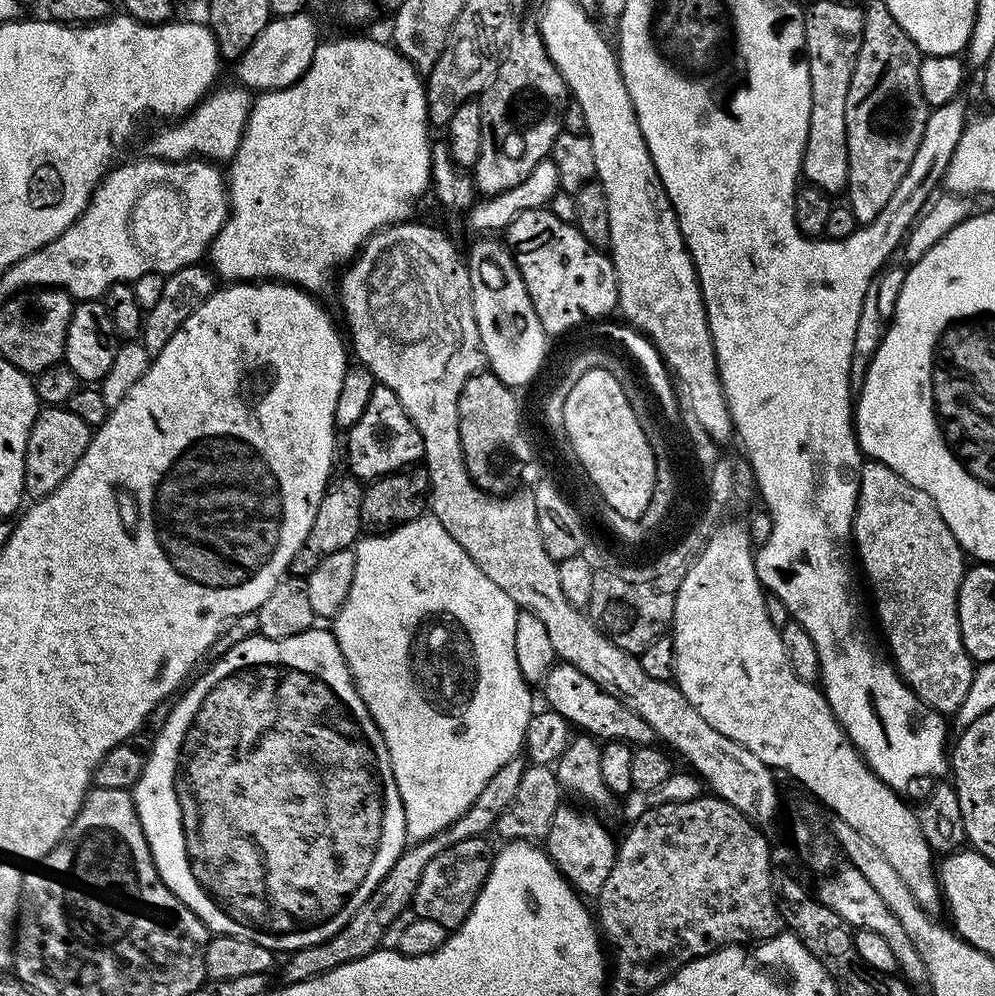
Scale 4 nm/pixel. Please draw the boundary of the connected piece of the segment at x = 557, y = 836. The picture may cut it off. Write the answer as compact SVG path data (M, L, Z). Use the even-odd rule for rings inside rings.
M561 806L557 810L555 823L550 826L549 834L542 844L556 869L581 896L599 896L616 861L618 840L617 837L612 837L611 830L598 817L591 816L588 812L579 812L576 808Z

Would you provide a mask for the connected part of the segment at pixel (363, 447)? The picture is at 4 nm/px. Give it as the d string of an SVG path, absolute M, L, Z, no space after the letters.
M377 384L374 394L370 394L370 402L366 405L366 410L354 422L354 426L347 429L348 436L348 468L355 479L361 482L371 482L377 480L379 476L388 476L391 472L407 470L417 463L424 455L422 446L422 434L418 434L418 426L410 422L406 410L402 410L402 402L398 402L398 394L390 390L385 384Z

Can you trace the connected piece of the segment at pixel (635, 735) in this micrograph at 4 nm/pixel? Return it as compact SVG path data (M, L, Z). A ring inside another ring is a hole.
M563 662L554 664L542 682L543 688L547 707L562 715L573 727L578 726L579 731L592 736L593 739L604 742L618 740L630 746L648 746L655 741L656 735L652 727L613 695L606 694L577 667Z

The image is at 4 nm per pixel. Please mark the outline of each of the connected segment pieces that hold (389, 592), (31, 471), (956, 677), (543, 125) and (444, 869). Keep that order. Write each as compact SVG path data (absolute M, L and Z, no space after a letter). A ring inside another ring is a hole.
M425 514L419 520L406 522L401 528L393 528L390 532L365 535L355 545L354 551L356 565L352 585L346 594L346 602L334 617L334 635L344 661L352 672L358 694L386 742L394 782L404 803L404 831L409 841L417 842L452 825L474 802L474 798L482 794L482 786L486 786L486 782L494 778L497 770L521 755L524 735L527 734L527 724L532 718L534 707L530 685L522 678L522 670L516 669L514 658L514 622L518 609L505 592L500 592L498 586L494 586L490 578L486 578L482 570L476 568L475 562L469 560L466 550L462 550L462 546L458 546L458 542L454 542L454 538L446 534L446 530L442 530L442 522L431 515Z
M44 406L36 414L36 421L32 423L30 438L26 442L26 458L24 459L24 491L29 497L39 498L49 496L68 475L78 466L82 454L86 454L89 442L92 441L93 429L89 428L78 414L74 414L66 406Z
M864 462L860 465L860 485L856 499L856 517L852 520L852 540L859 567L862 569L863 575L864 572L868 575L868 584L872 587L873 594L876 595L876 616L880 619L881 626L884 627L885 637L883 636L883 639L886 641L886 648L890 653L892 663L900 672L900 677L908 683L908 689L926 706L930 706L935 712L941 714L955 714L968 695L971 680L975 674L974 662L970 658L966 646L962 646L962 630L958 622L958 586L966 571L966 563L964 564L966 553L961 548L958 538L954 538L950 526L946 526L946 518L942 518L942 514L938 514L938 506L934 506L930 494L918 490L918 486L910 486L910 482L906 482L894 470L887 468L885 464Z
M539 27L513 31L508 47L500 61L498 74L490 86L481 92L478 103L482 110L482 150L474 169L475 191L481 197L497 196L522 182L538 162L549 159L557 136L562 131L562 117L565 105L570 99L568 83L548 56L546 46L540 37Z
M484 836L466 838L466 842L454 842L454 846L442 850L442 854L434 854L426 870L422 870L422 878L418 878L411 911L449 930L463 926L492 869L494 848L486 841Z

